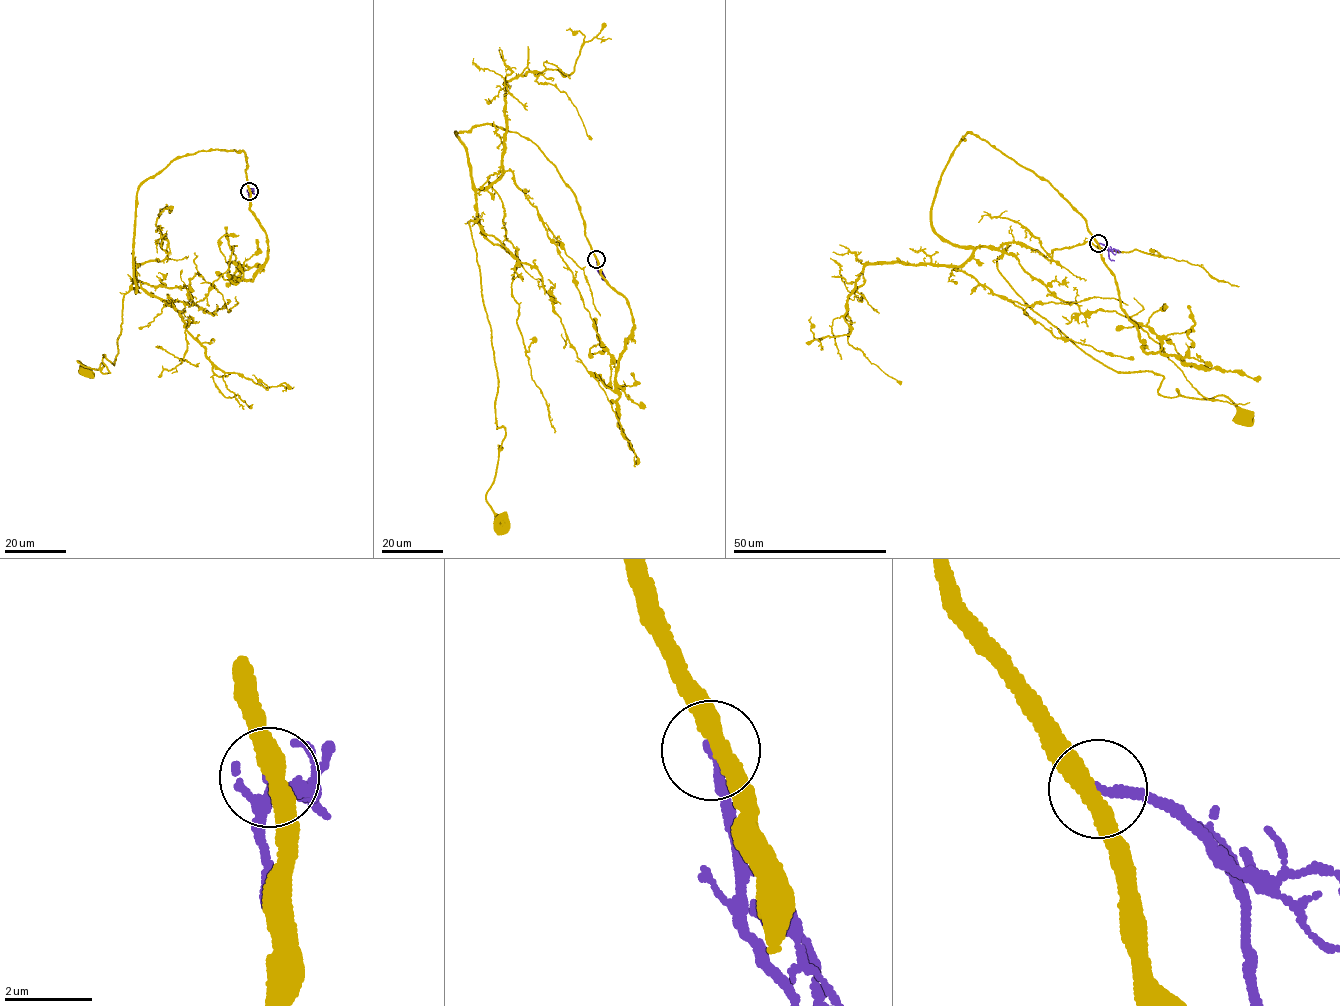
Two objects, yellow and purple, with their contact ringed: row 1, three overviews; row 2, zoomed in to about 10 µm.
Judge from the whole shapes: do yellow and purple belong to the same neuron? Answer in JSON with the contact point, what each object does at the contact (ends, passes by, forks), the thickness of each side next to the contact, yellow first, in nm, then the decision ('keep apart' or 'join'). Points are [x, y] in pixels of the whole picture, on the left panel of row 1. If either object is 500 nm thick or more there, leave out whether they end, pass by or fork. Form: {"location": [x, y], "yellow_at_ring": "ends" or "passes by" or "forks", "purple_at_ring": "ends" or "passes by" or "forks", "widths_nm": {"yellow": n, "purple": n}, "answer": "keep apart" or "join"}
{"location": [249, 191], "yellow_at_ring": "passes by", "purple_at_ring": "ends", "widths_nm": {"yellow": 400, "purple": 220}, "answer": "keep apart"}

